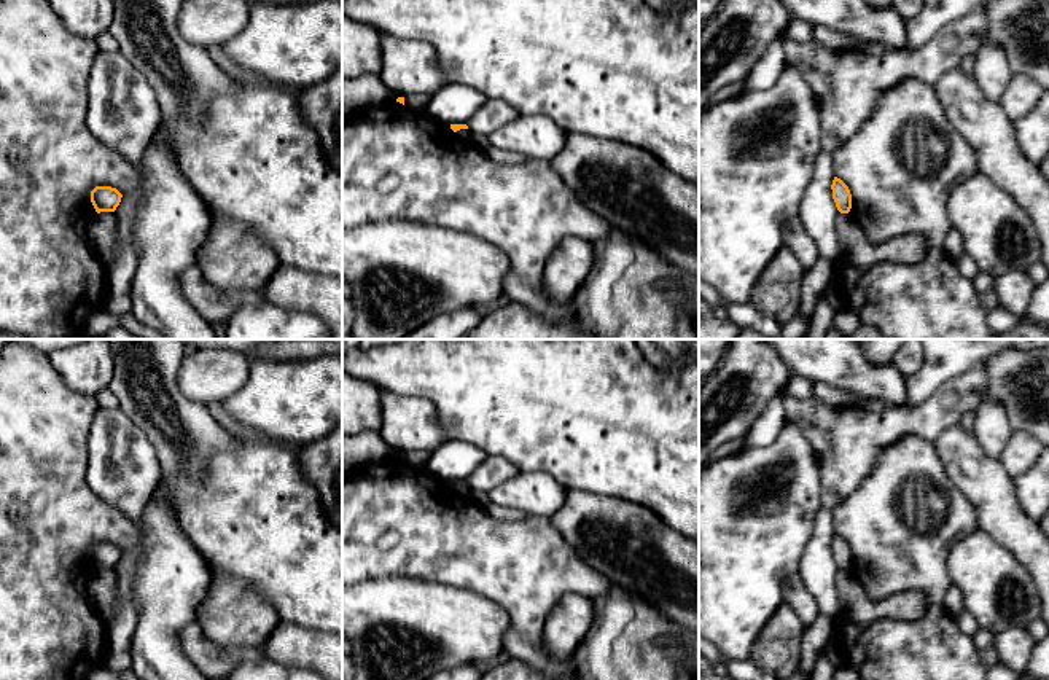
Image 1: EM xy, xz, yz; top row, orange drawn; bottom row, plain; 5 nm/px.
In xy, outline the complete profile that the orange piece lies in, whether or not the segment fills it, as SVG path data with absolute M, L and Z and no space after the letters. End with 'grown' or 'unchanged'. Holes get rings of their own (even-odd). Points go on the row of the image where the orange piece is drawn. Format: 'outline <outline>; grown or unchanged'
outline M96 186L91 191L91 202L97 213L115 212L121 202L123 194L111 186Z; unchanged

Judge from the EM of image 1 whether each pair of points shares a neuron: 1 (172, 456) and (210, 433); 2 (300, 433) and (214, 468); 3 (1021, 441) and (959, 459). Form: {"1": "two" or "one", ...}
{"1": "one", "2": "two", "3": "two"}

